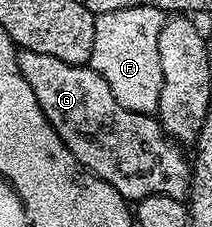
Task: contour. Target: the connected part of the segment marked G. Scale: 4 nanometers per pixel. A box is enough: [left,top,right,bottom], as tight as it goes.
[17,49,190,200]

